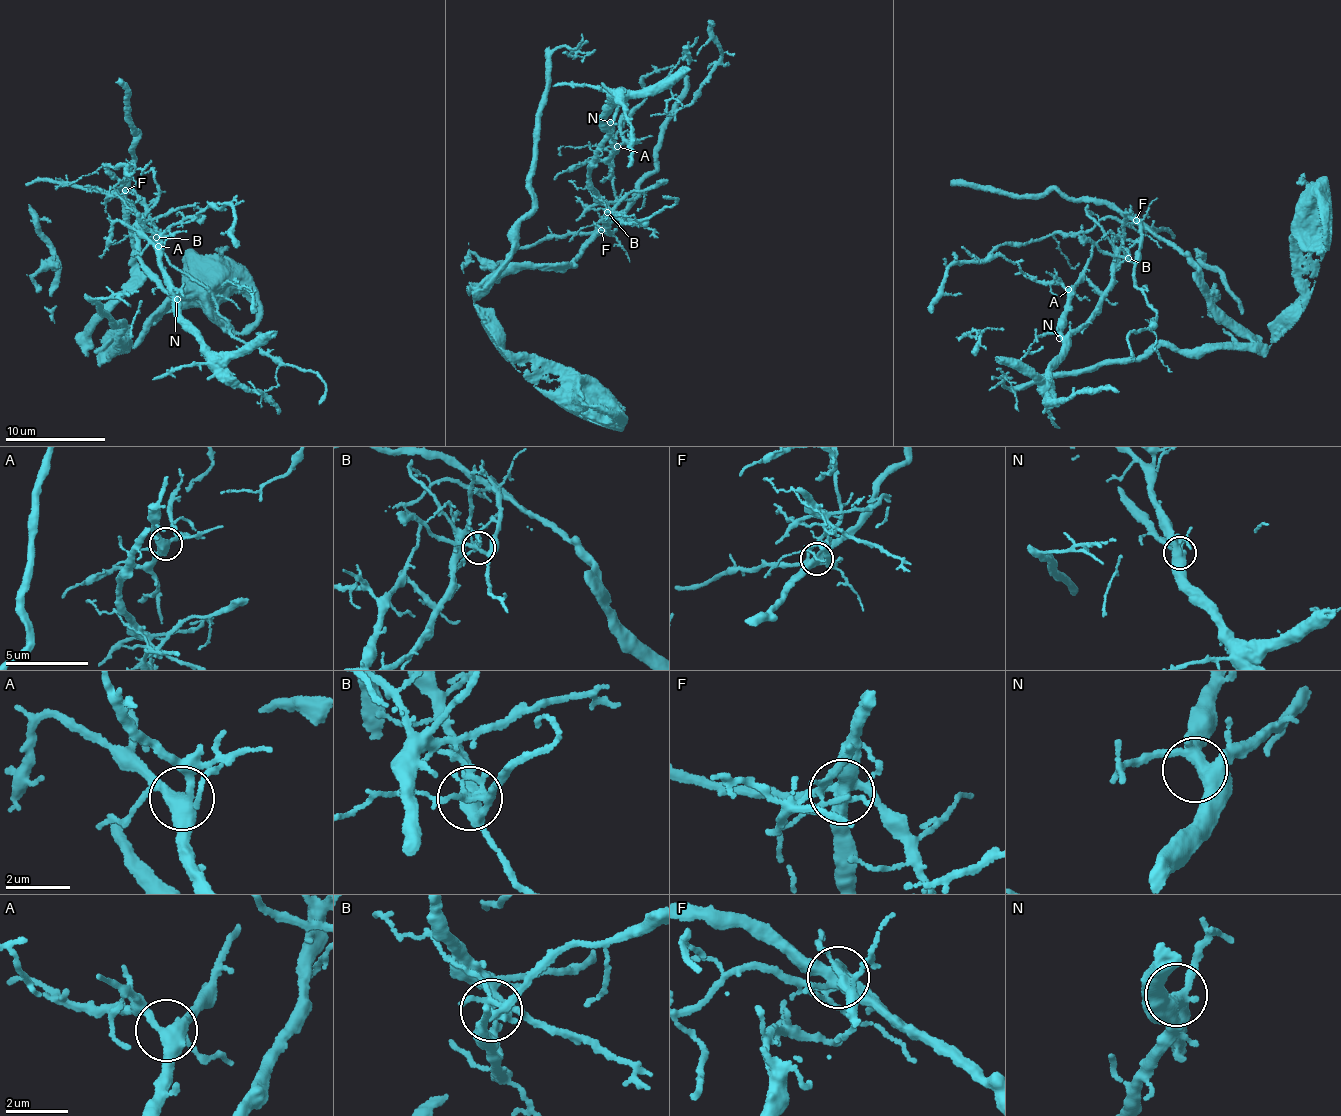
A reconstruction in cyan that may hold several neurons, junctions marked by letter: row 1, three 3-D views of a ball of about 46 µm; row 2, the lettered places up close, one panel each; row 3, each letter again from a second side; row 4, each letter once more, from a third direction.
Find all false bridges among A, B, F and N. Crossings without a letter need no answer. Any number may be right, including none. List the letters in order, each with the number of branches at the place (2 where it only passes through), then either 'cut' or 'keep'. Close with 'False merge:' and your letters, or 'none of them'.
A: 3 branches meet; keep
B: 4 branches meet; cut
F: 6 branches meet; cut
N: 4 branches meet; keep
False merge: B, F

